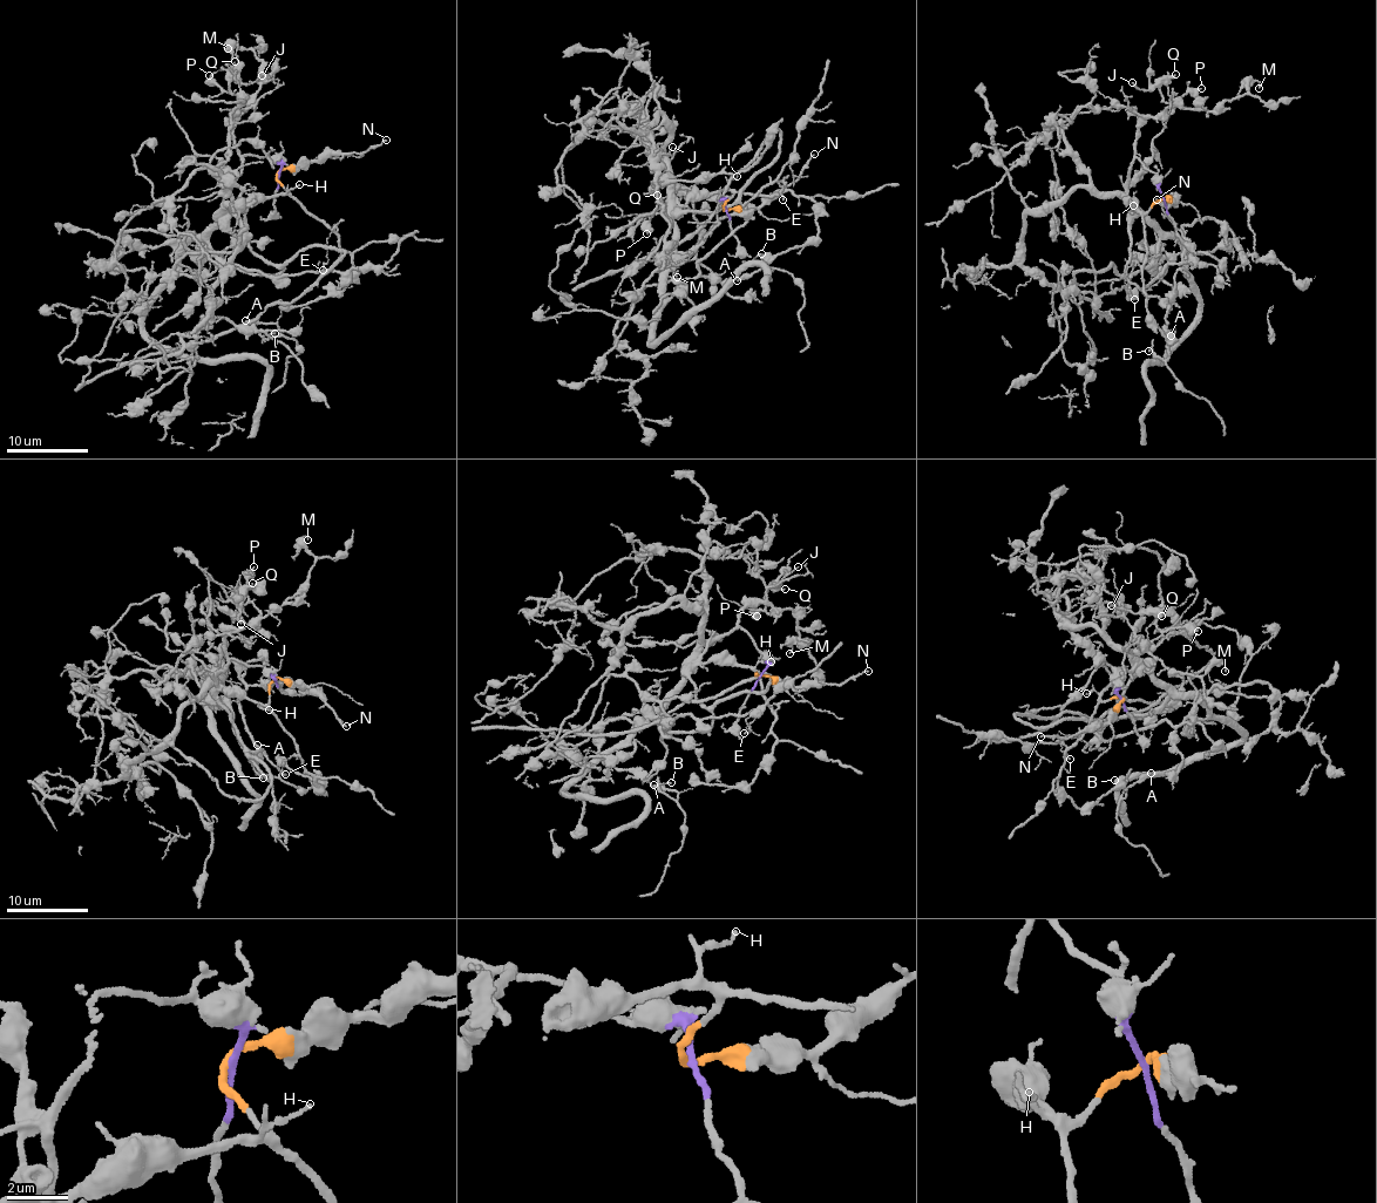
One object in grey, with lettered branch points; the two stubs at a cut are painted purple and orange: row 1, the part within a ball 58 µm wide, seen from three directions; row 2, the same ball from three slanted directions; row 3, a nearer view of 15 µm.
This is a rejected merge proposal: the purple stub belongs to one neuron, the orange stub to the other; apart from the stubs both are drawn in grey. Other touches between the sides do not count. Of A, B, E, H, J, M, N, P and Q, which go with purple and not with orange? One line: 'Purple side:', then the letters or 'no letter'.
Purple side: J, M, P, Q

